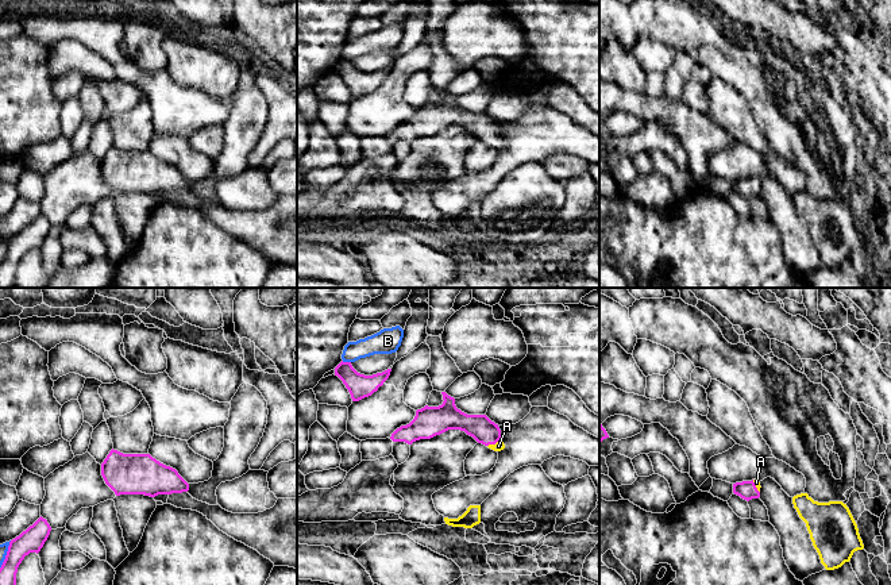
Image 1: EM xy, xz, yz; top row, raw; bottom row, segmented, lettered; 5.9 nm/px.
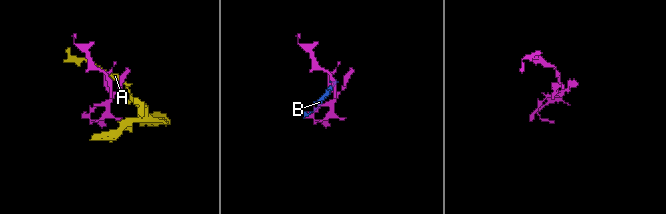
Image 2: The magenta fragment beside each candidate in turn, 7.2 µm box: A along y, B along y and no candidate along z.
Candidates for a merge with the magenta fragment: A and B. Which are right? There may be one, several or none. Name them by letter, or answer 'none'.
A

